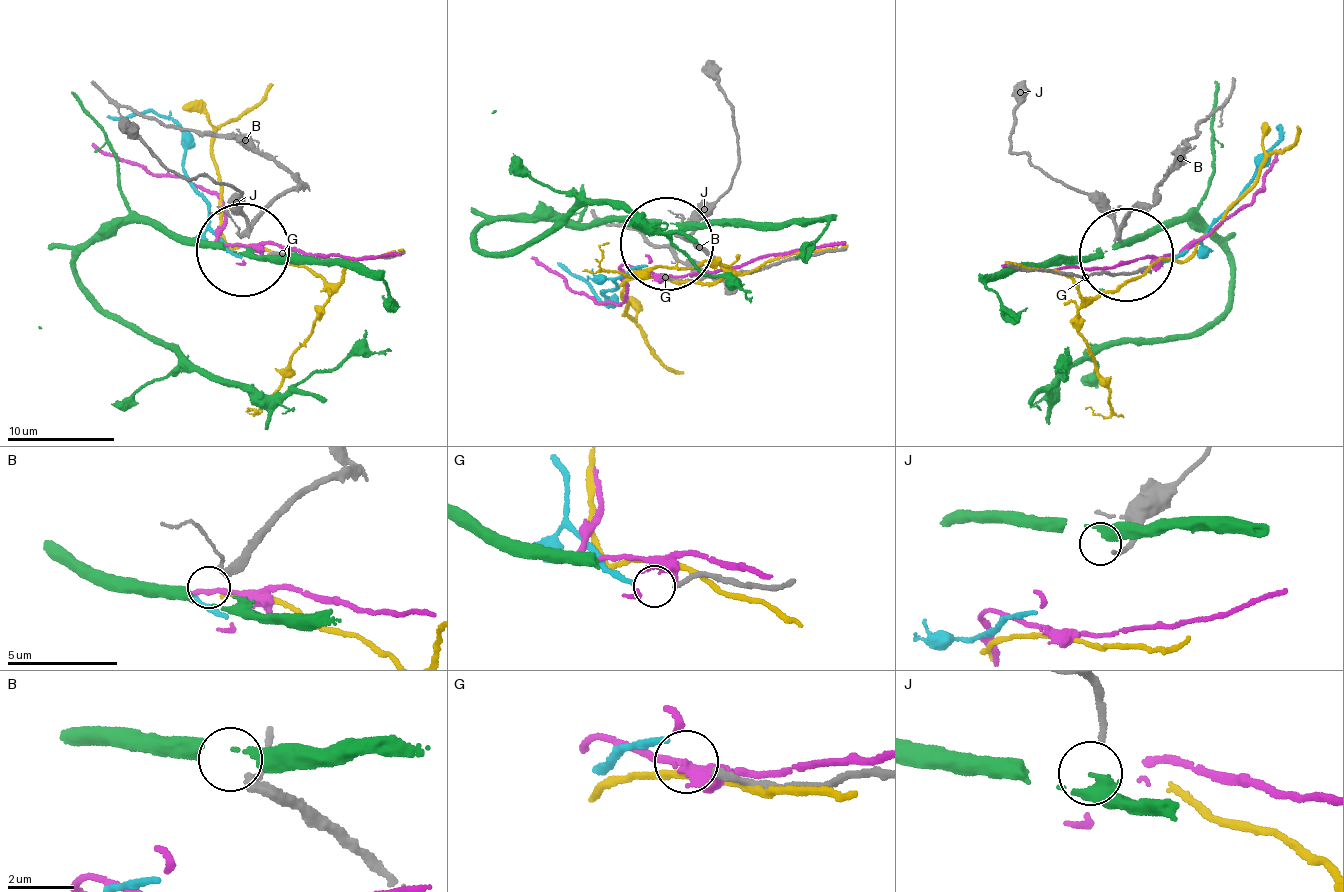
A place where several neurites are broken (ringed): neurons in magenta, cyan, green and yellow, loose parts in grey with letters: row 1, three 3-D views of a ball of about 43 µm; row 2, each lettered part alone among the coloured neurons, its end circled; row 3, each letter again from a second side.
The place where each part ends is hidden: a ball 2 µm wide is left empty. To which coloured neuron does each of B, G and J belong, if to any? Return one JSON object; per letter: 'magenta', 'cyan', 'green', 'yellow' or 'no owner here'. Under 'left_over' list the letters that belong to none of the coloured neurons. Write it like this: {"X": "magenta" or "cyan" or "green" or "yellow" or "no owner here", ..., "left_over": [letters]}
{"B": "no owner here", "G": "cyan", "J": "green", "left_over": ["B"]}

